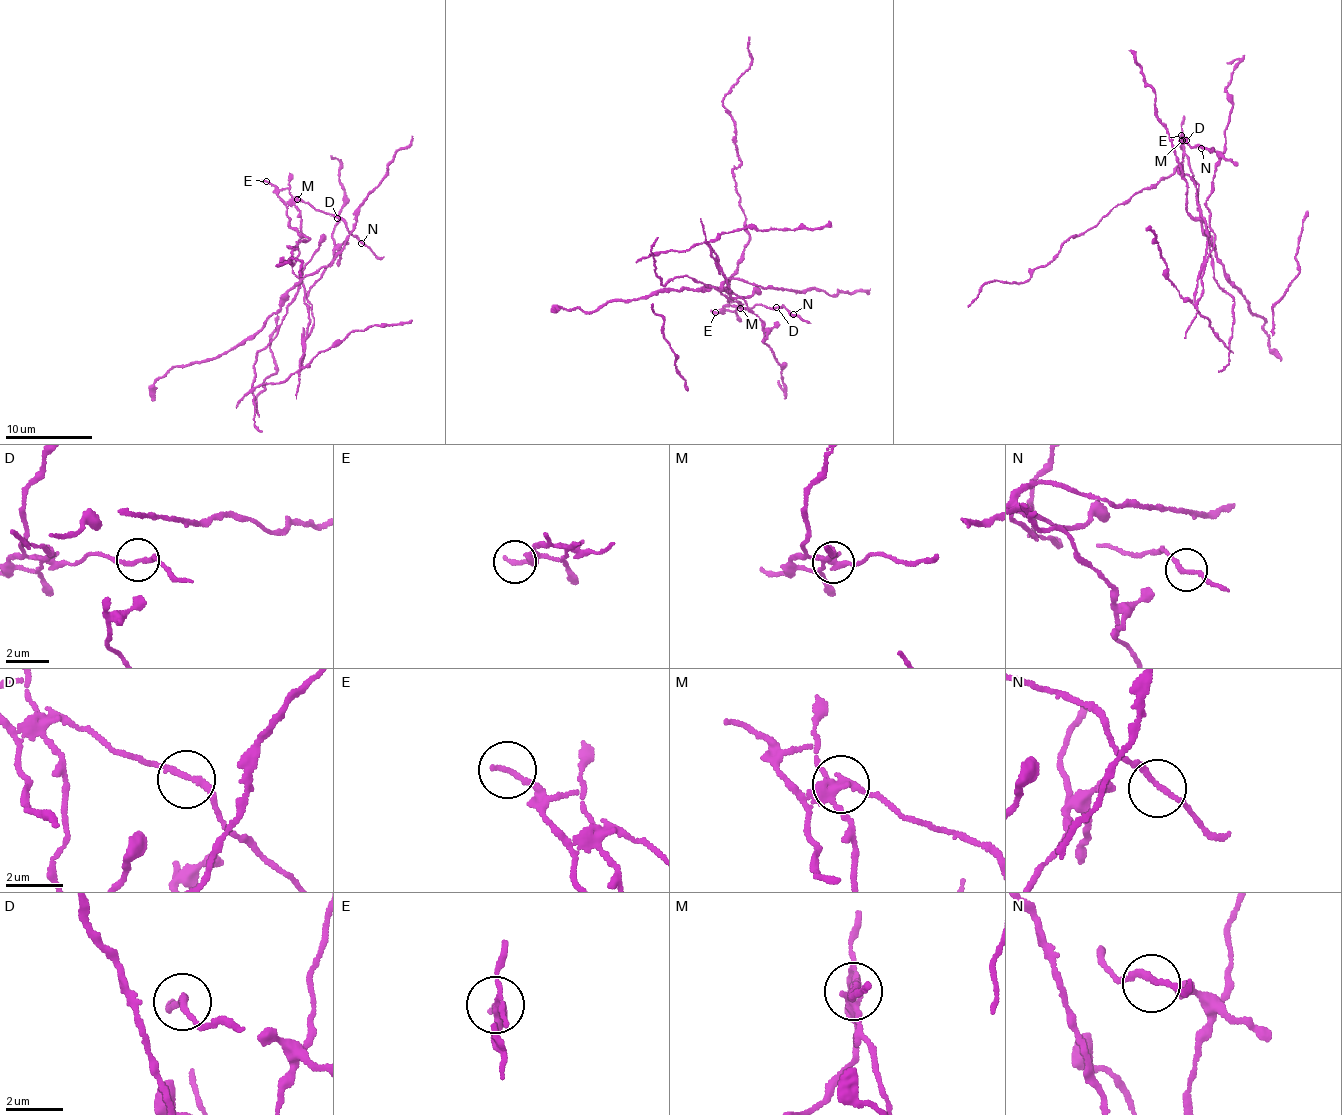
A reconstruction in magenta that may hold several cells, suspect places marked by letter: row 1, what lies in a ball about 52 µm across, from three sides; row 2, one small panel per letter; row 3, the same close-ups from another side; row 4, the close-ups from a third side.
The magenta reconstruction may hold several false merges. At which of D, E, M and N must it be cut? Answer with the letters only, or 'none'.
E, M

